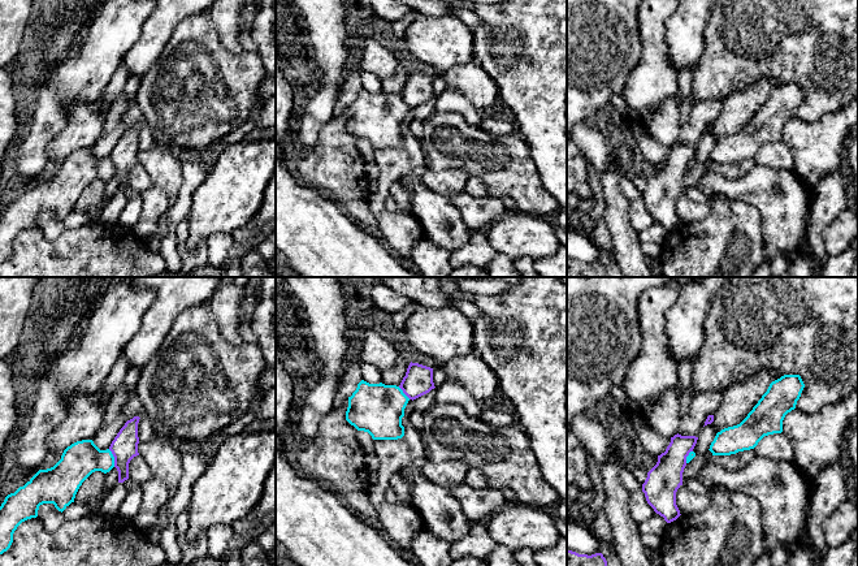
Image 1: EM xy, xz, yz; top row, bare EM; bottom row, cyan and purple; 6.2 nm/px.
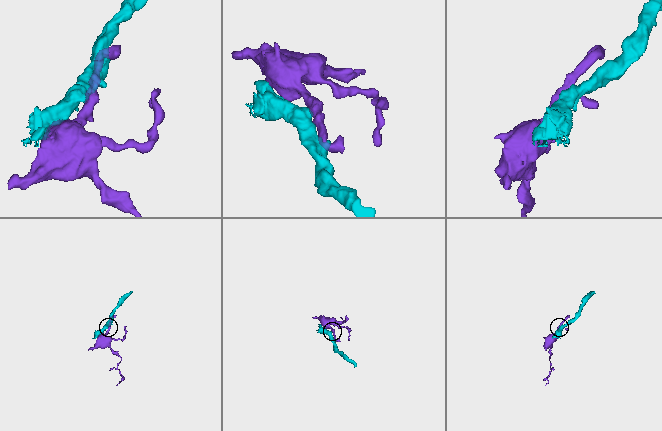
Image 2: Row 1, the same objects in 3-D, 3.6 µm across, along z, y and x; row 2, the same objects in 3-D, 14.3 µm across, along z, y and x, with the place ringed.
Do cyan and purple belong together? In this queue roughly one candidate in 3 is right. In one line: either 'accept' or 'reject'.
reject

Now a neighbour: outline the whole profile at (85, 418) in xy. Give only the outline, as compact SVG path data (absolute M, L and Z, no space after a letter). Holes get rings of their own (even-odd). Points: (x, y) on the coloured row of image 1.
M104 383L92 394L74 389L66 396L69 412L47 440L49 453L62 454L74 442L94 438L104 419L103 393Z

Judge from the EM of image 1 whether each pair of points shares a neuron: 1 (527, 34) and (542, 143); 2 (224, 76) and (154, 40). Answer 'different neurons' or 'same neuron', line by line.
1: same neuron
2: different neurons

